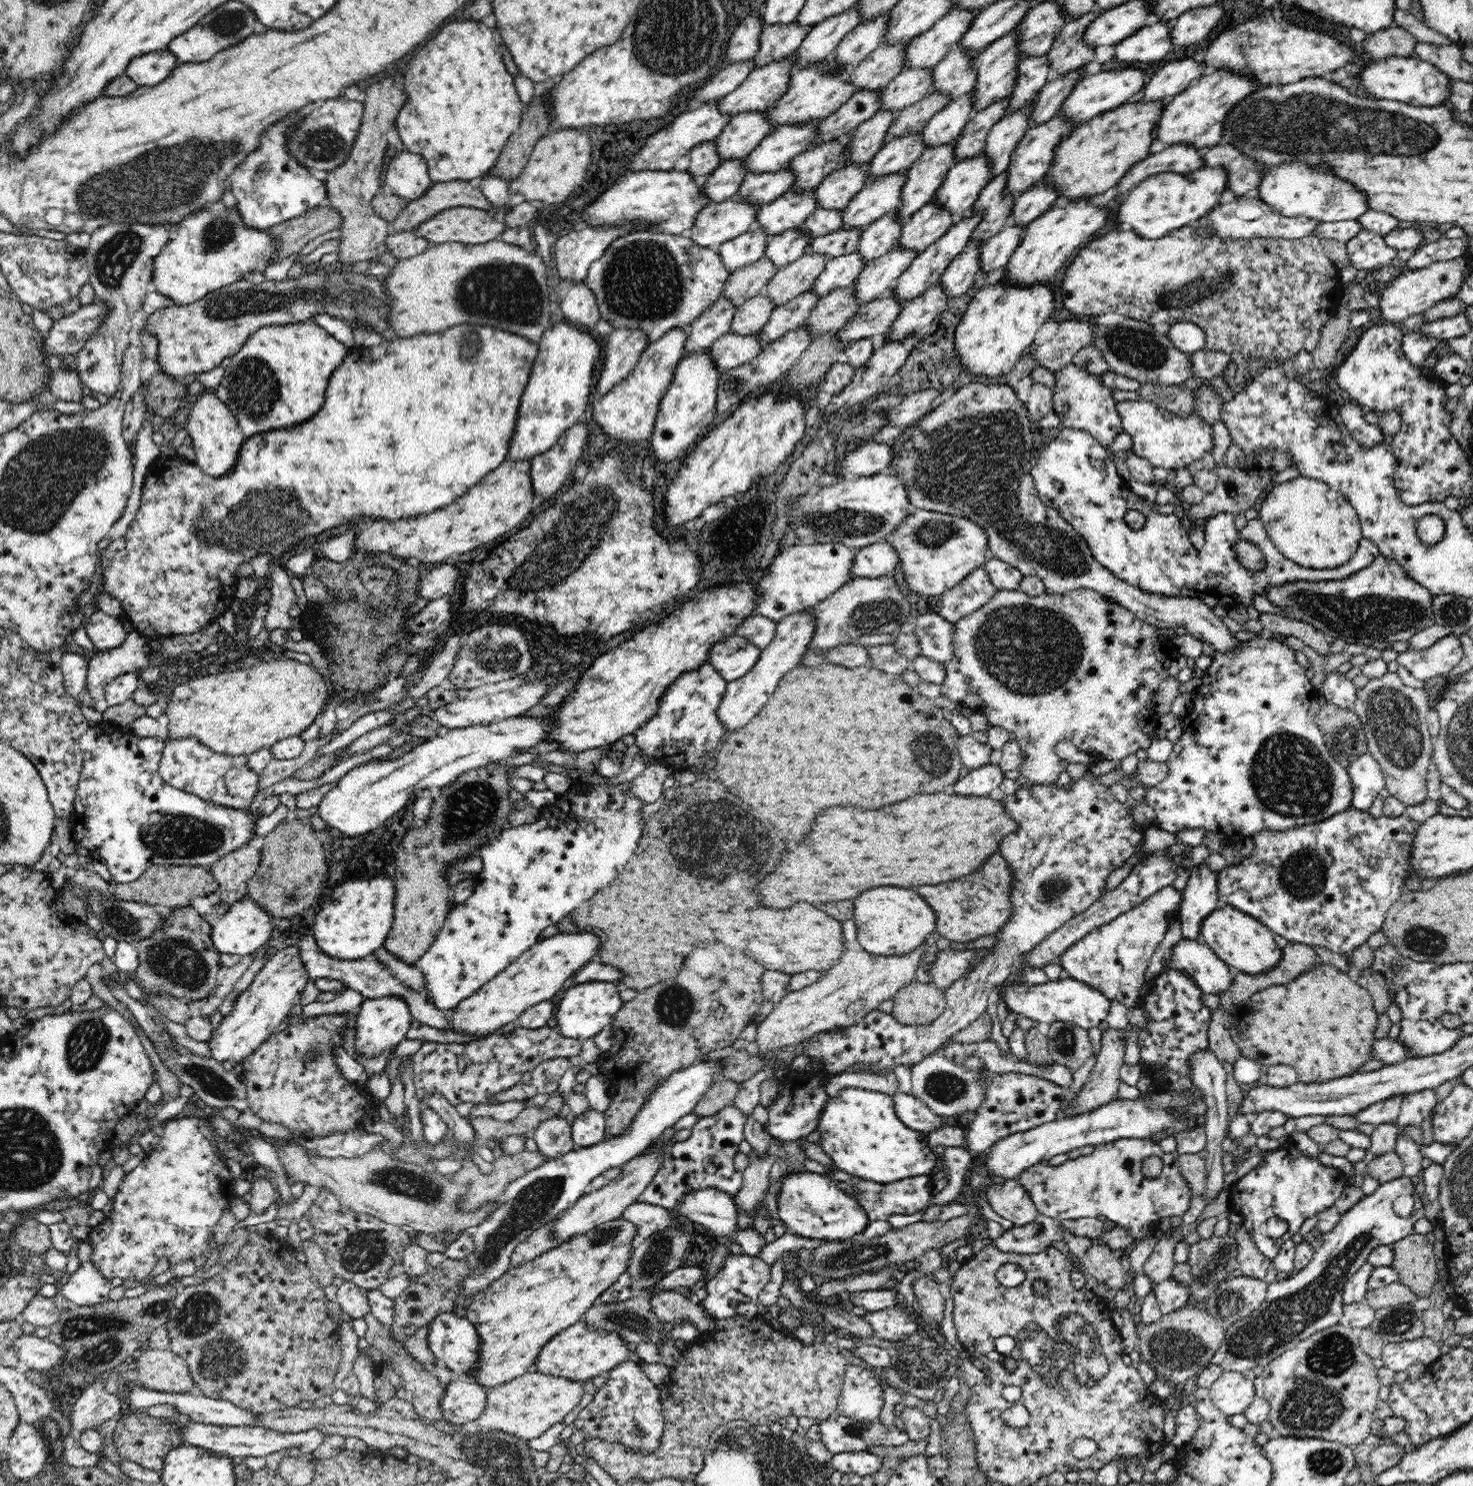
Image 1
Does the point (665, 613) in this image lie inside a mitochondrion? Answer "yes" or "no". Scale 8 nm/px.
no

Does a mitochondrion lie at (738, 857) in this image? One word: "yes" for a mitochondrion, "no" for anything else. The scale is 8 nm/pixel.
yes

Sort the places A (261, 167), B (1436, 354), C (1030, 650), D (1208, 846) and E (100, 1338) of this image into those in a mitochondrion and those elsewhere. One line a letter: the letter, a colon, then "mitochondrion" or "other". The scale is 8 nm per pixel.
A: mitochondrion
B: other
C: mitochondrion
D: other
E: mitochondrion

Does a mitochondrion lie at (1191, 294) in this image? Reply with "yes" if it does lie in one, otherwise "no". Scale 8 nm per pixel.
yes

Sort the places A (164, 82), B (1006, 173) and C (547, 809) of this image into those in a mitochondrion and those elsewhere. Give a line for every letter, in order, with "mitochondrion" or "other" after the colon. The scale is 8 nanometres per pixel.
A: other
B: other
C: other

